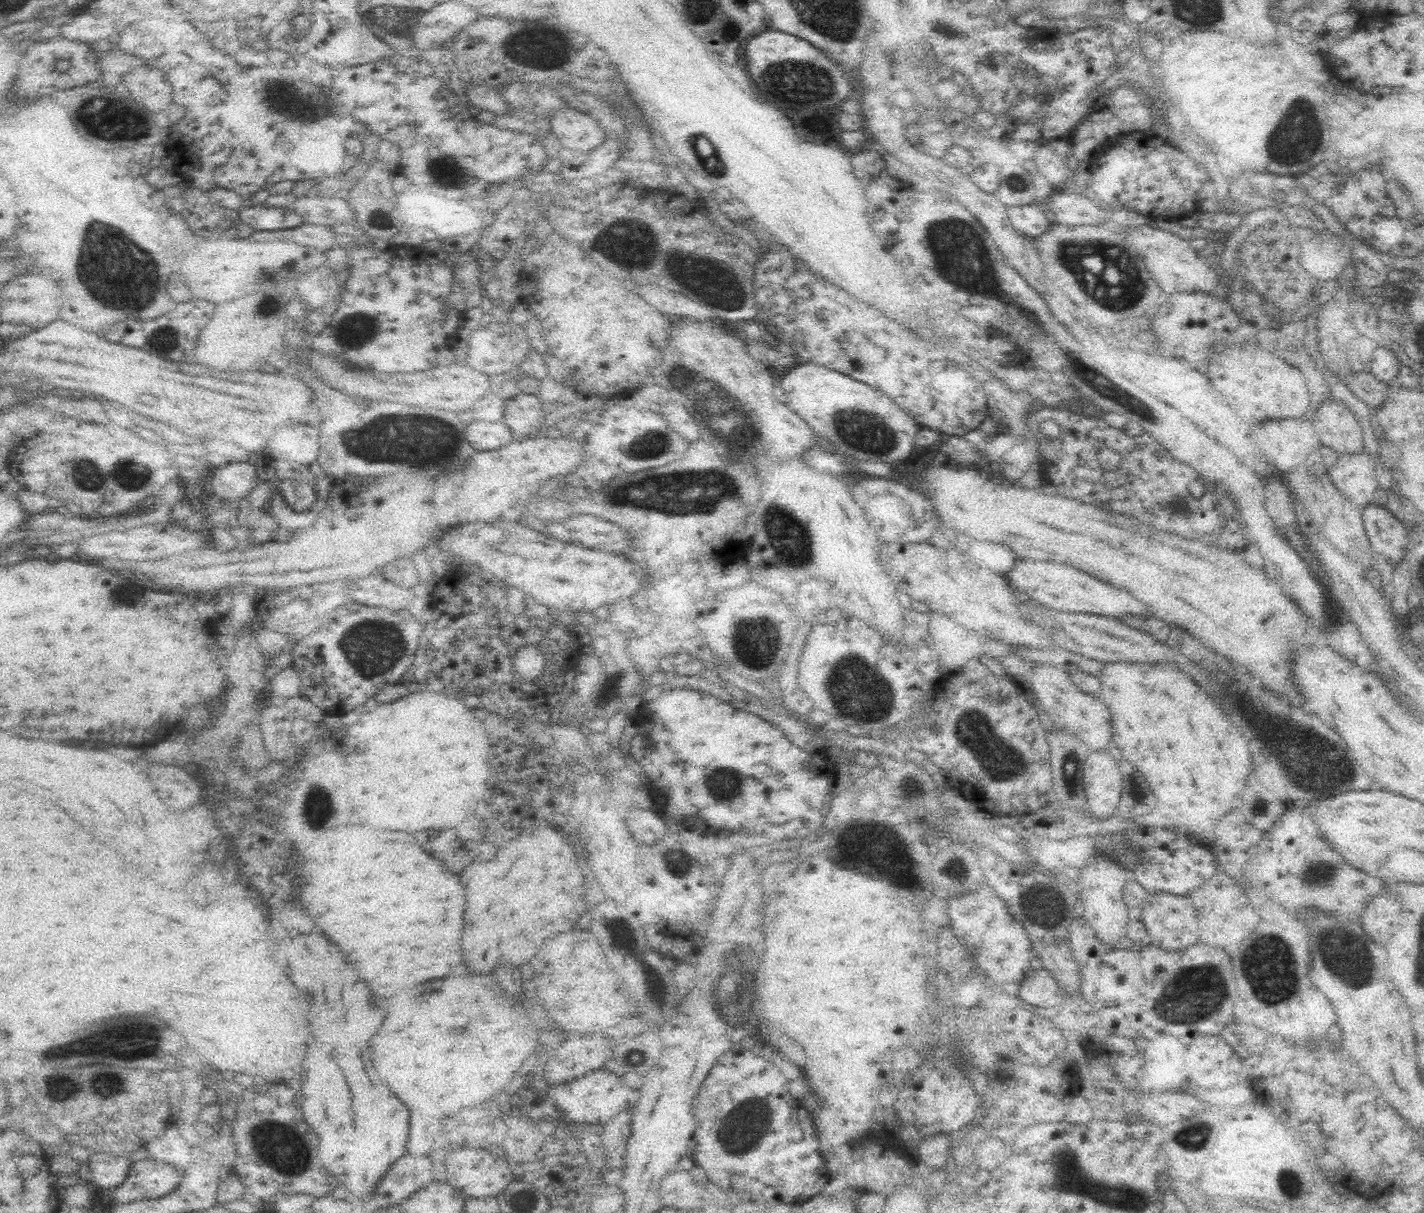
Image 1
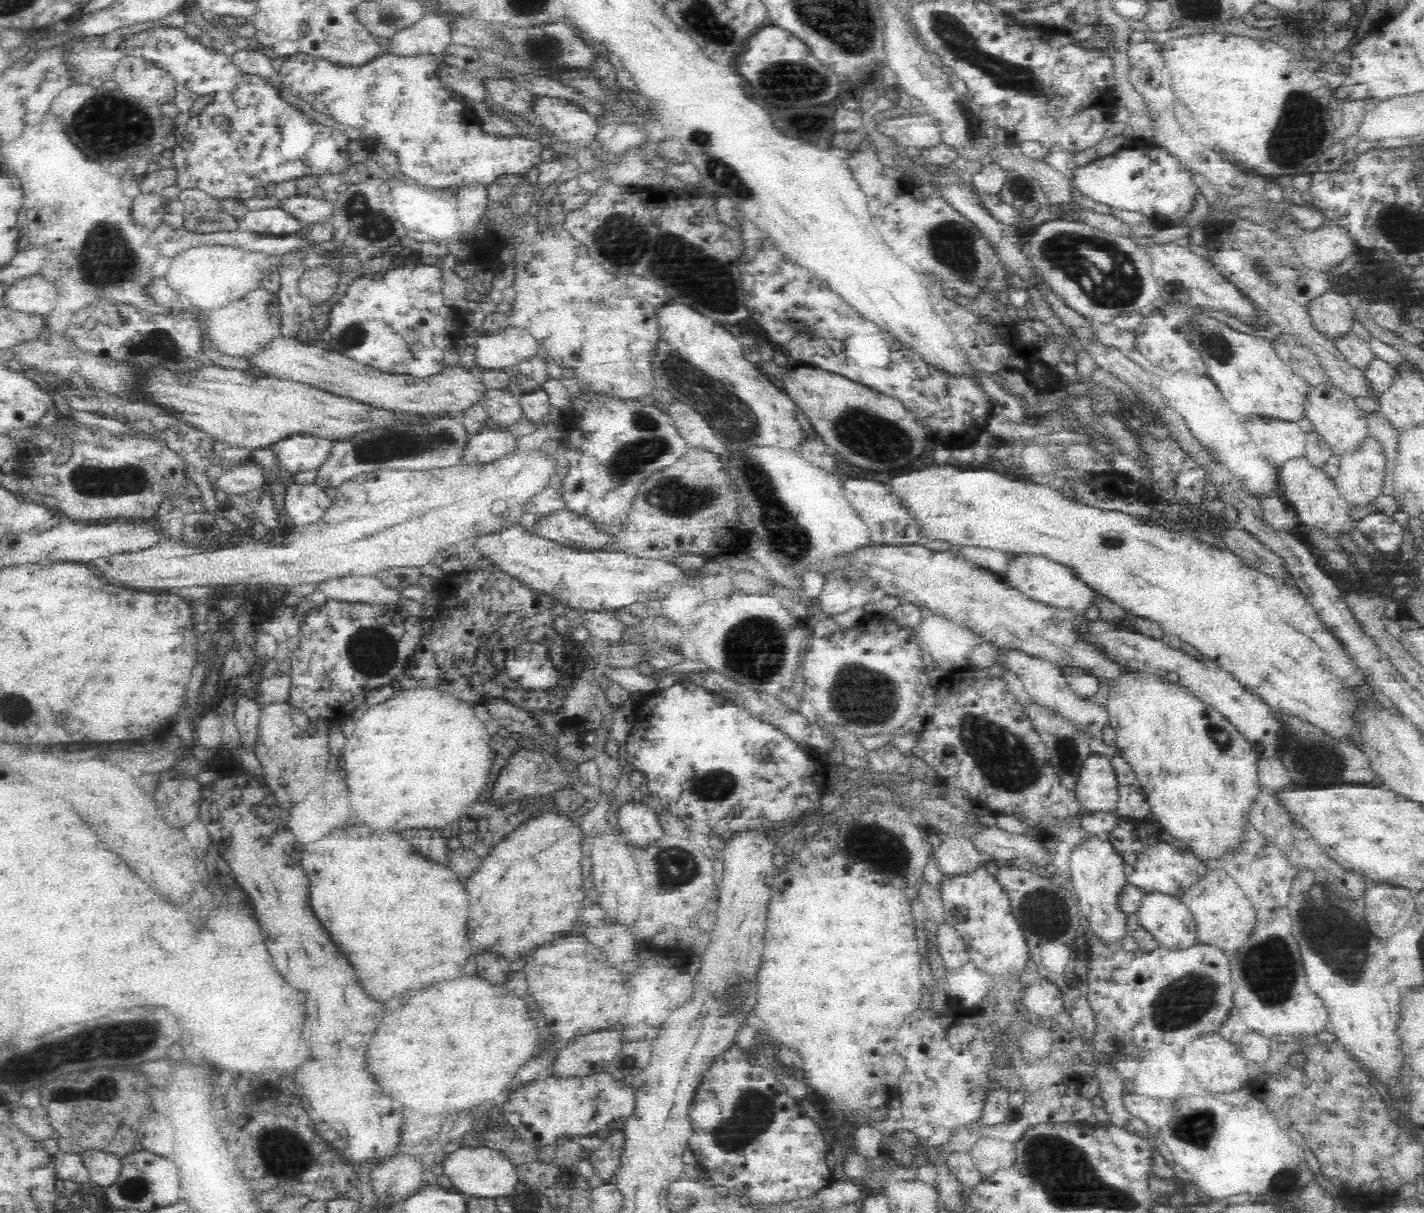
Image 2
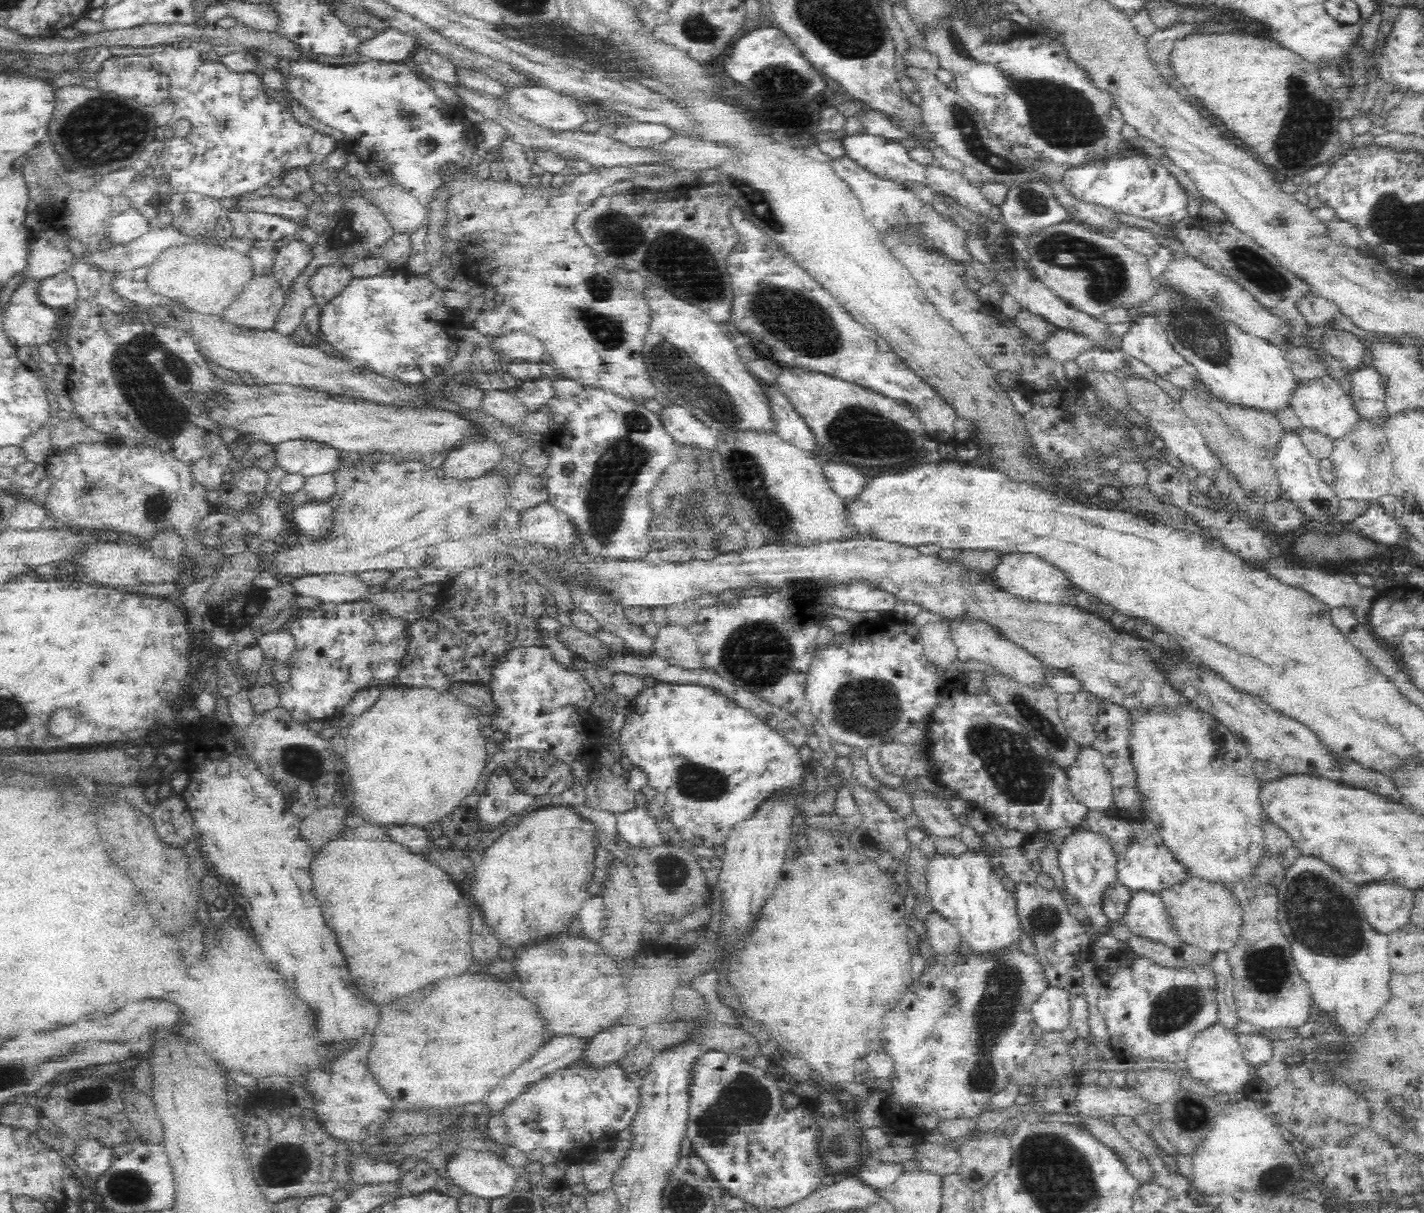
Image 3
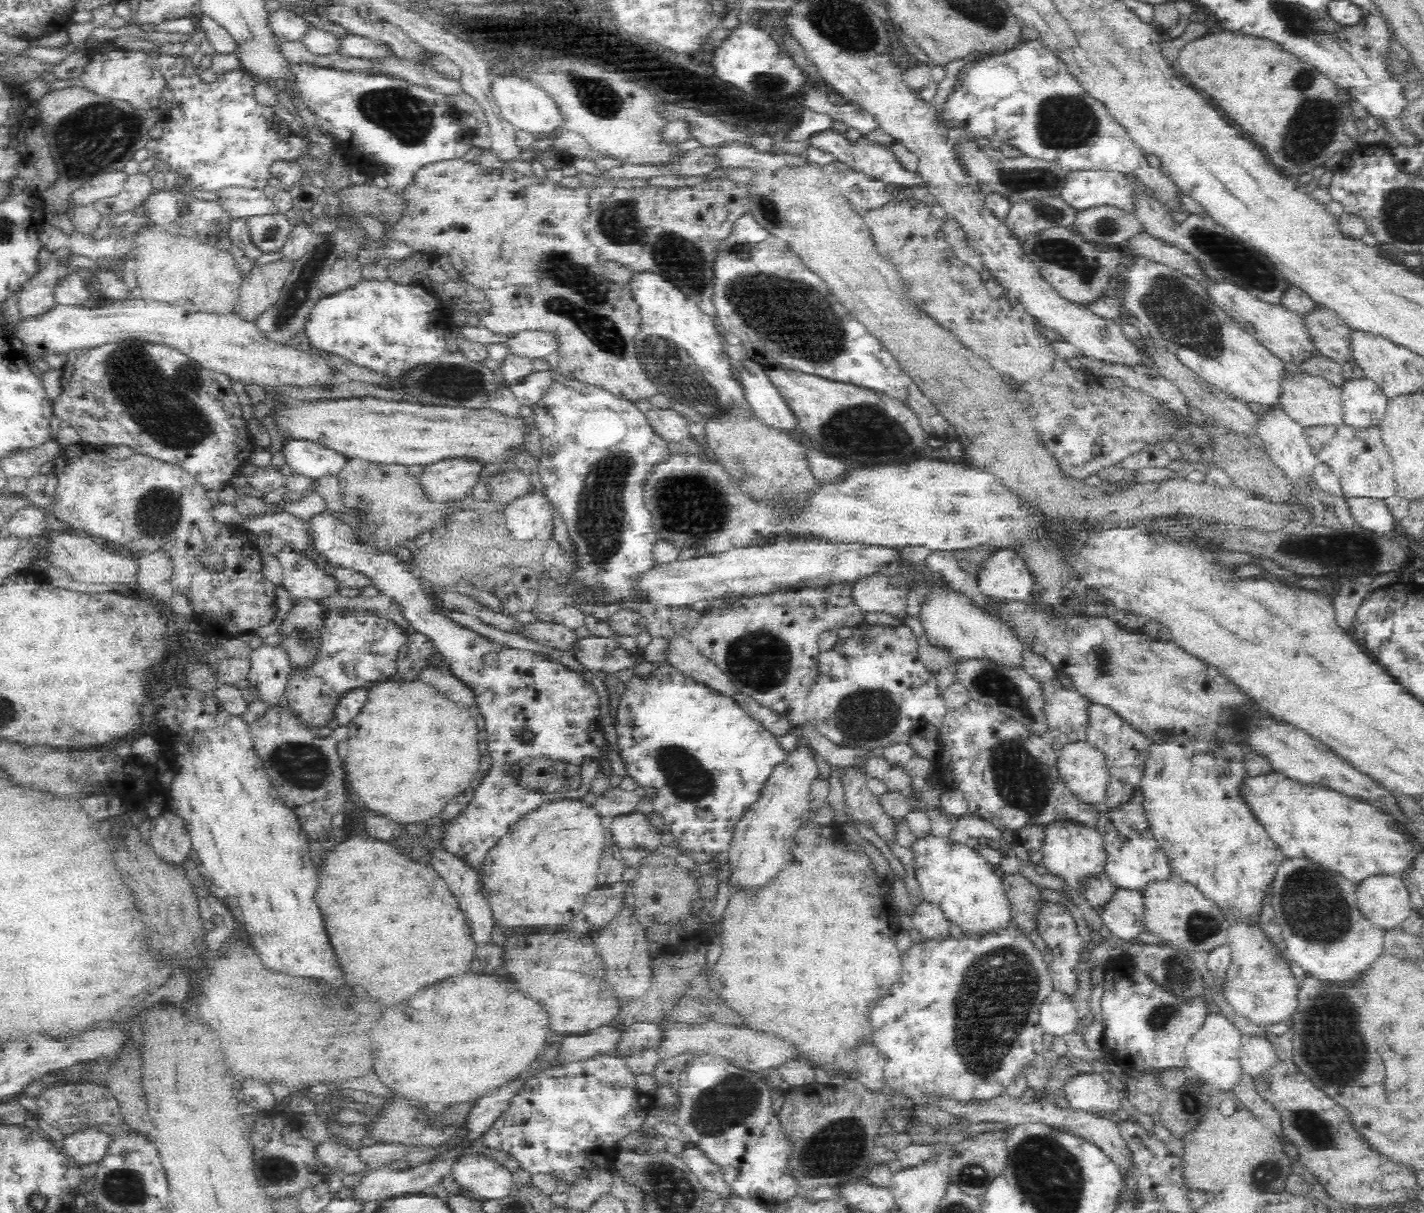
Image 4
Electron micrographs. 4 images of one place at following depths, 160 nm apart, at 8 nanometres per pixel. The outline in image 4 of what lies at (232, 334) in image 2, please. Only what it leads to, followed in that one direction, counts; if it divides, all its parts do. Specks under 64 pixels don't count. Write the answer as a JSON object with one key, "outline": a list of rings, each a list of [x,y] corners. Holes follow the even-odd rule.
{"outline":[[[281,257],[279,260],[254,267],[243,277],[238,305],[233,312],[248,323],[256,323],[264,311],[278,300],[294,262]]]}

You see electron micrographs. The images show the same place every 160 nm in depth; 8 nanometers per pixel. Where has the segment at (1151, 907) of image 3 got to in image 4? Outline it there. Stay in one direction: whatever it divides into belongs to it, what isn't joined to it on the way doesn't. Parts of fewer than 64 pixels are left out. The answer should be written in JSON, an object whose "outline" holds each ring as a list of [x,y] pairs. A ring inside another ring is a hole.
{"outline":[[[1117,888],[1112,900],[1102,909],[1104,909],[1104,912],[1100,914],[1102,922],[1110,929],[1114,938],[1128,941],[1146,933],[1145,898],[1142,897],[1141,891]]]}

